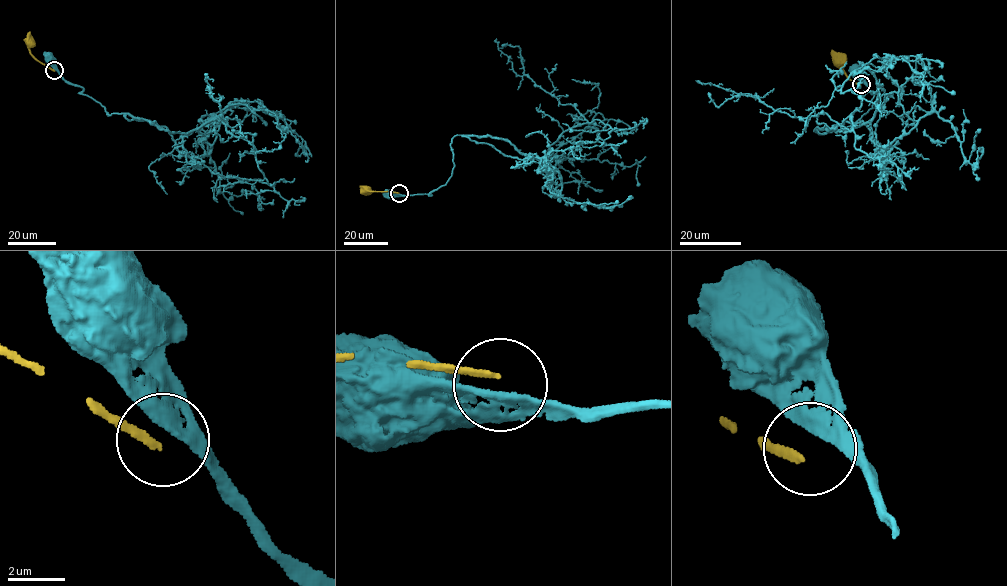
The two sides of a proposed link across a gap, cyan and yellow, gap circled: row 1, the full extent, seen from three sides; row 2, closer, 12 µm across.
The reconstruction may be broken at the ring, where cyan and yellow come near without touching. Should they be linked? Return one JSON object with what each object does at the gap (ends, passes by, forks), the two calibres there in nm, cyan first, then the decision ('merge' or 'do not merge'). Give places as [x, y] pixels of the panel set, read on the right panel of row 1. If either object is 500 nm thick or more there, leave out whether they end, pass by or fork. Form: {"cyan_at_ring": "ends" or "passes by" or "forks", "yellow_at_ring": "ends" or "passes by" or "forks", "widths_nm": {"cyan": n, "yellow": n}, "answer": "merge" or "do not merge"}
{"cyan_at_ring": "ends", "yellow_at_ring": "ends", "widths_nm": {"cyan": 480, "yellow": 200}, "answer": "do not merge"}

